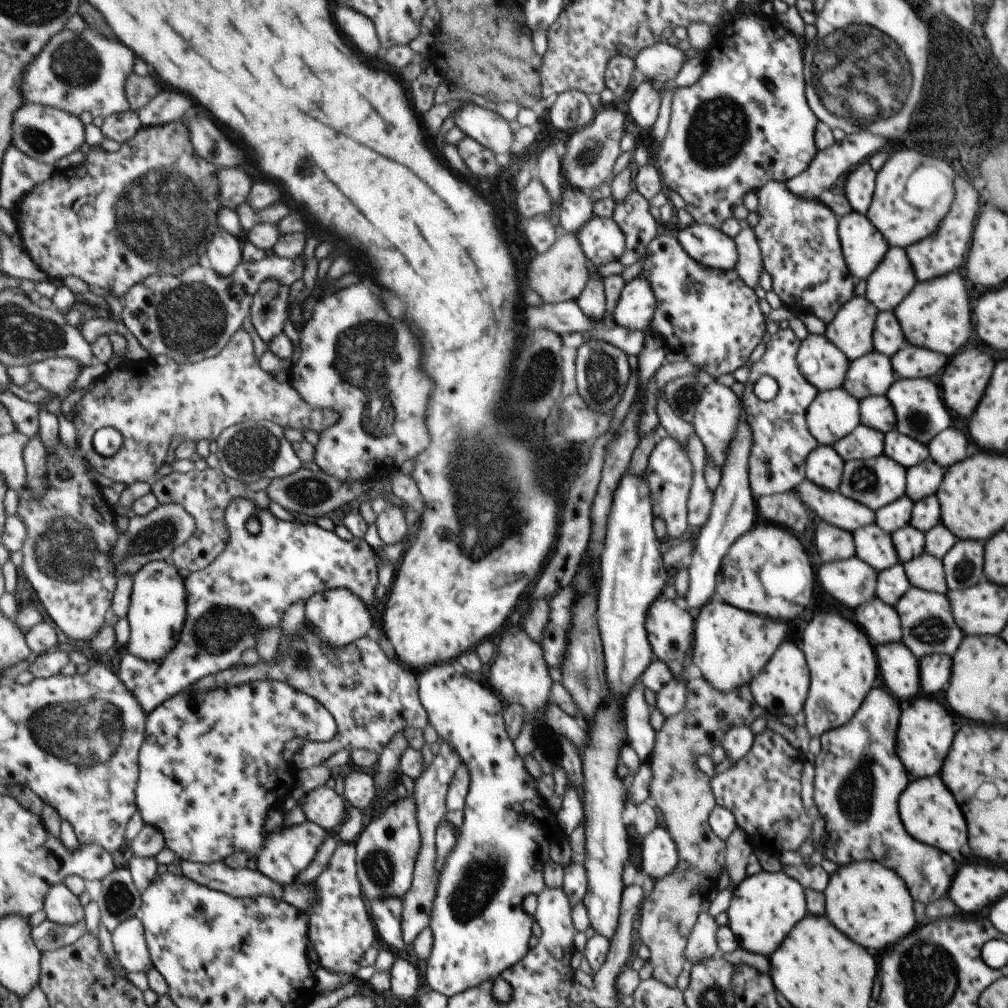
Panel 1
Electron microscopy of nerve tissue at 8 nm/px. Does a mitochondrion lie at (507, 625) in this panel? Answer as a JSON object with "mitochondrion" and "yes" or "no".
{"mitochondrion":"no"}

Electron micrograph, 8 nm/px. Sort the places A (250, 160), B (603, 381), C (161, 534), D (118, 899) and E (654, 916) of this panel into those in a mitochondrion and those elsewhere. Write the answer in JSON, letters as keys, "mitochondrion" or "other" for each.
{"A":"other","B":"mitochondrion","C":"mitochondrion","D":"mitochondrion","E":"other"}

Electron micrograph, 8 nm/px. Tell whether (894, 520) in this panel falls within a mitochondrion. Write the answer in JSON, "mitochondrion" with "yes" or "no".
{"mitochondrion":"no"}

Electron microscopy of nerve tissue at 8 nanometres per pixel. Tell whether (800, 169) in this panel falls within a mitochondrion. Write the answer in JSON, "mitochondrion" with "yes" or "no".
{"mitochondrion":"no"}

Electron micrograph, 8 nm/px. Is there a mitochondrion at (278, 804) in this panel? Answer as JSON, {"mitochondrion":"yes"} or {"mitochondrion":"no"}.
{"mitochondrion":"no"}

